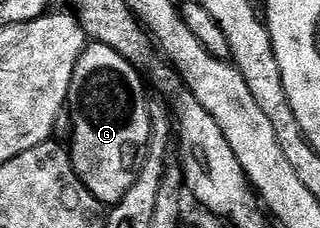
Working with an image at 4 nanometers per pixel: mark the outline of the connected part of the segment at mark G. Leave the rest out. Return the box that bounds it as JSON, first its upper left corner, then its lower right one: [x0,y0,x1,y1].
[68,43,150,206]

